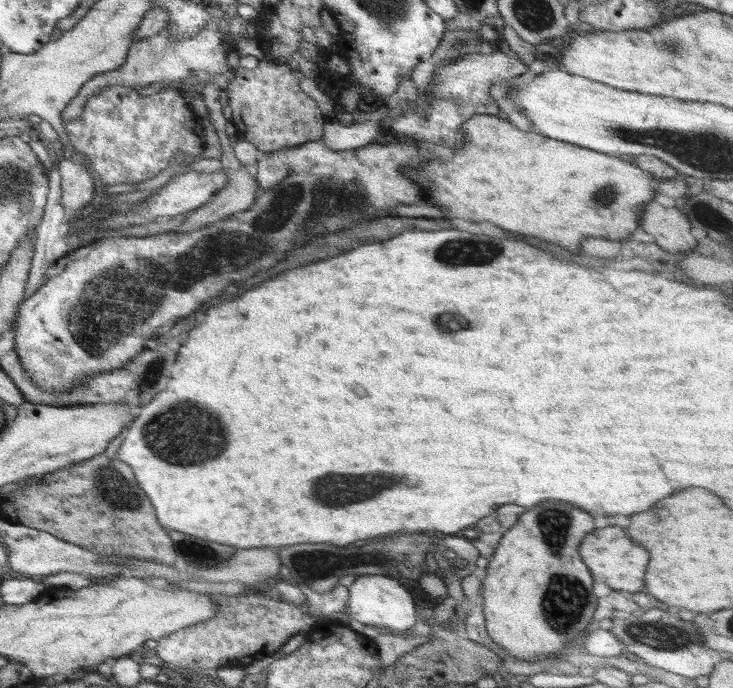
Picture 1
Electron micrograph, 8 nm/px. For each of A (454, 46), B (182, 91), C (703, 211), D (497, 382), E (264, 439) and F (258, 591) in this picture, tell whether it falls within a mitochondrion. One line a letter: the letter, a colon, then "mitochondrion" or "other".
A: mitochondrion
B: other
C: mitochondrion
D: other
E: other
F: other

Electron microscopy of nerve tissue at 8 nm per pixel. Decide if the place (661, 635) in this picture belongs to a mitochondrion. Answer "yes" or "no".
yes

